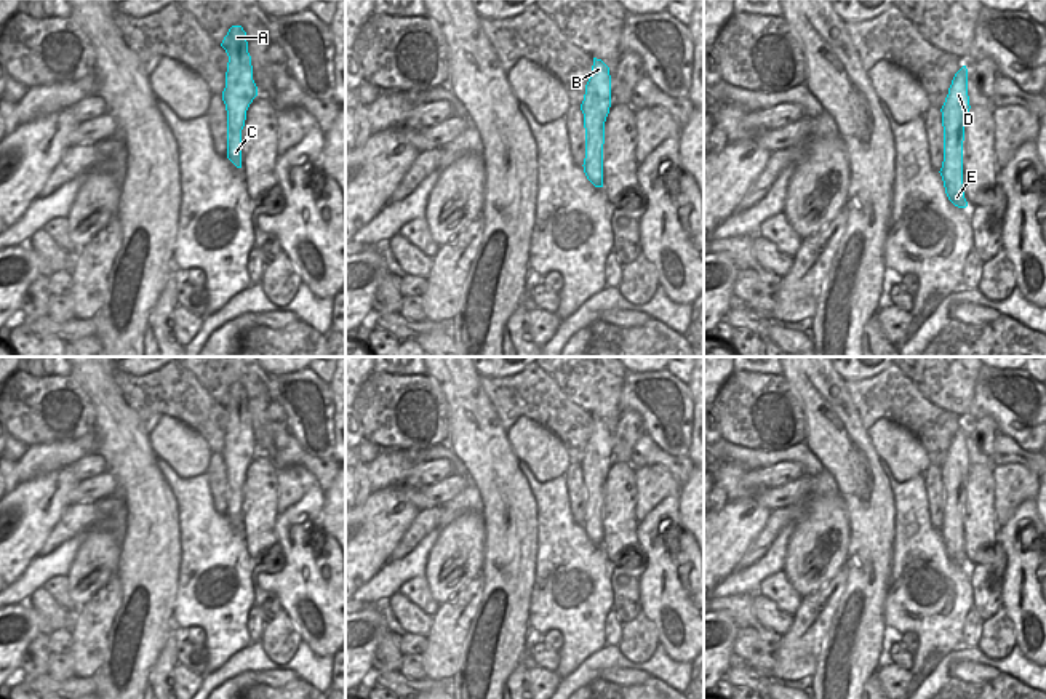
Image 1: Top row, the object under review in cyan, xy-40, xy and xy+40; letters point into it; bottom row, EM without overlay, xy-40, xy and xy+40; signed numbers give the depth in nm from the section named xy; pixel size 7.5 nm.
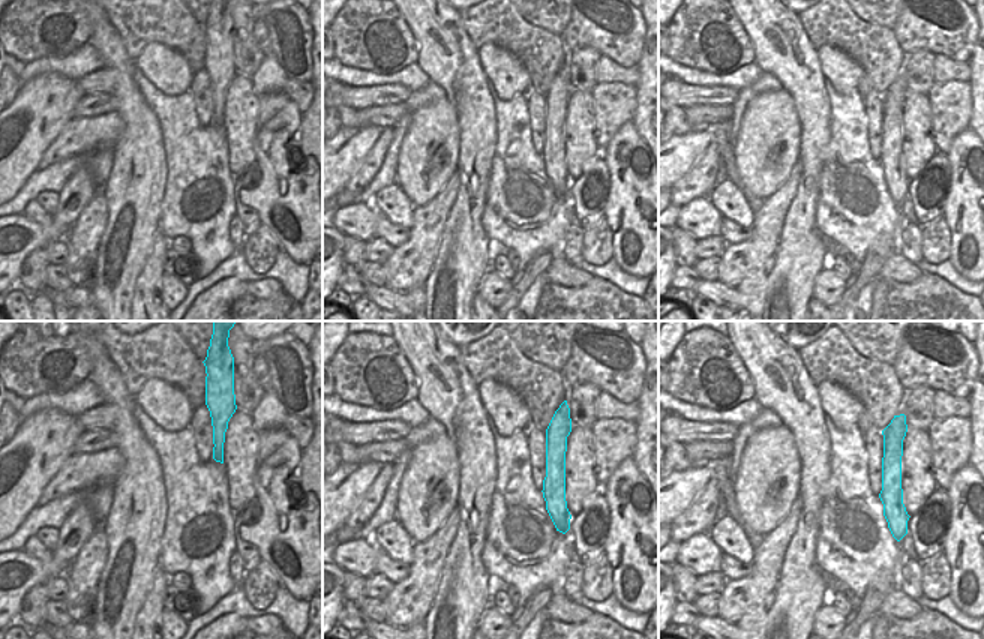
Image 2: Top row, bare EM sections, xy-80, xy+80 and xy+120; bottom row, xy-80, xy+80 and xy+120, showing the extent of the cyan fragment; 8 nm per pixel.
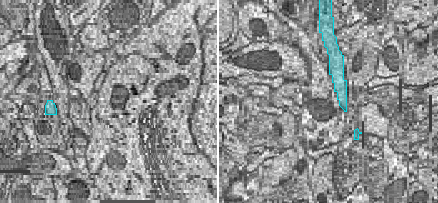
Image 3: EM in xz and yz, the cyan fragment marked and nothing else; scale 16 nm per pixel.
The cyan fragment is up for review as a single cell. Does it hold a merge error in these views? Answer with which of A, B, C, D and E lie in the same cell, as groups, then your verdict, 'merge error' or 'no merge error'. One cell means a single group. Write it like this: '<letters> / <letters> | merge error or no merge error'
A B C D E | no merge error

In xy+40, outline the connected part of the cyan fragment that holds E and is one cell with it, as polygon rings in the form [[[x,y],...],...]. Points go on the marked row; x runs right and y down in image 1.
[[[963,66],[955,74],[940,109],[944,126],[944,162],[939,173],[948,200],[958,208],[968,206],[963,184],[963,141],[969,109],[968,69]]]

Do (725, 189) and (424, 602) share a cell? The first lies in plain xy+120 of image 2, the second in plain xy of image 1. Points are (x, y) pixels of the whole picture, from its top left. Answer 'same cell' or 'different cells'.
same cell

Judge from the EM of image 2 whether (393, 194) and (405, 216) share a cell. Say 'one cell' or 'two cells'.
one cell

